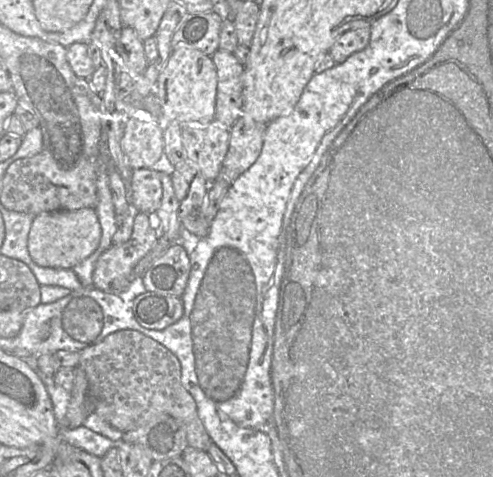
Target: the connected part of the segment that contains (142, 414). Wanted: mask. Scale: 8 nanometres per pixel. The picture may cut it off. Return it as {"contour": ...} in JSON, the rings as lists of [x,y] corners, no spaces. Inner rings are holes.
{"contour":[[[125,329],[105,337],[100,343],[80,352],[79,364],[88,380],[88,397],[93,403],[94,414],[122,432],[132,431],[160,415],[169,415],[184,425],[188,445],[207,452],[212,439],[201,421],[197,405],[181,382],[181,364],[177,356],[163,344],[140,331]]]}

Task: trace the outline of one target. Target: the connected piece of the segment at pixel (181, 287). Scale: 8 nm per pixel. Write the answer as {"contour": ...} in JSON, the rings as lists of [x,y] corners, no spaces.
{"contour":[[[178,241],[156,258],[141,277],[145,290],[181,296],[187,286],[192,263],[190,254]]]}

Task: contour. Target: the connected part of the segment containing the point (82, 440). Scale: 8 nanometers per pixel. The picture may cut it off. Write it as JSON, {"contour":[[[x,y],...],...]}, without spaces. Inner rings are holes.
{"contour":[[[84,426],[69,428],[67,431],[61,432],[61,438],[70,446],[100,458],[118,445],[117,442]]]}

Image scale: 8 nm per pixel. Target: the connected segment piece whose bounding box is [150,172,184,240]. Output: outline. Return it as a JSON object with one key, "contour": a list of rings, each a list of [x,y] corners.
{"contour":[[[161,172],[163,186],[162,202],[157,211],[150,214],[150,222],[155,229],[161,226],[161,236],[168,240],[179,238],[180,230],[184,228],[180,220],[180,203],[176,197],[172,173]]]}

